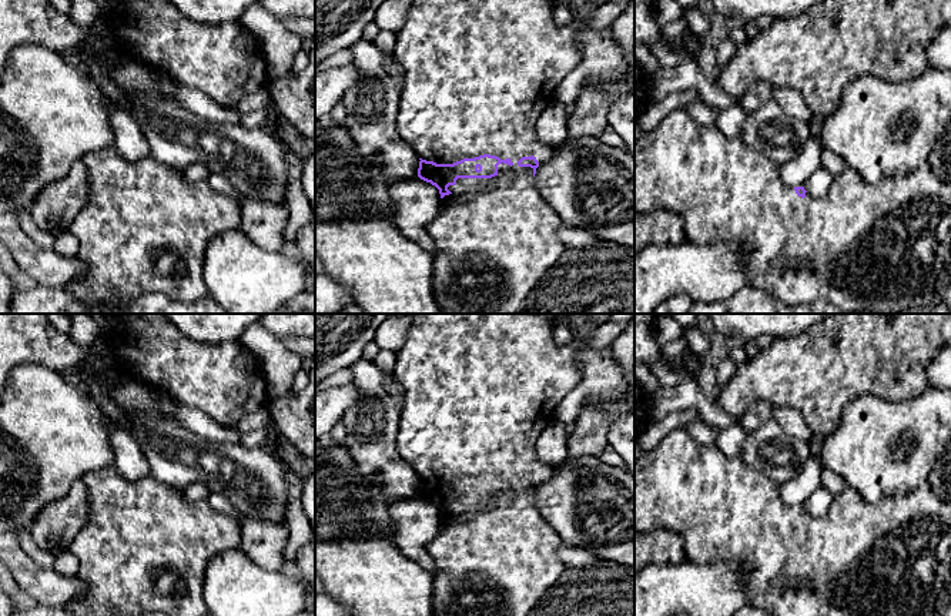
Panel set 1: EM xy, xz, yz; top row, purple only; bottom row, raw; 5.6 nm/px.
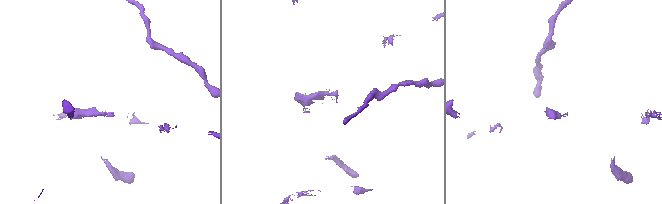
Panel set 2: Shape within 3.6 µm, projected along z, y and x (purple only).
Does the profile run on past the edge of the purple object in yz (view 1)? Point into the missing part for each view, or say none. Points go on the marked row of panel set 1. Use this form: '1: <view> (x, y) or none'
1: yz (886, 247)

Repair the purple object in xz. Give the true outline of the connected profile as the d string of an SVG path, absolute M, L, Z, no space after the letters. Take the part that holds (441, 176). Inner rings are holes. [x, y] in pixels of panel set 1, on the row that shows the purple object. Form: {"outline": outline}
{"outline": "M411 0L405 24L395 33L394 57L403 68L403 87L399 100L396 128L401 137L419 157L418 177L439 190L442 204L439 214L426 225L426 232L435 241L438 257L432 265L432 287L435 301L442 314L522 314L528 307L528 298L538 281L559 261L566 247L557 237L563 222L559 214L539 194L535 185L536 168L545 164L555 153L555 147L542 143L536 134L540 114L555 103L555 90L563 78L580 63L580 50L576 36L585 29L605 30L627 9L629 3L606 1L600 4L587 21L573 20L559 27L553 20L555 3L552 0ZM509 174L508 185L492 187L492 177Z"}

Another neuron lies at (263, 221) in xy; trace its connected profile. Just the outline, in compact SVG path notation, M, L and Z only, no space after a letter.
M247 198L241 204L240 230L259 248L281 251L288 210L282 202Z

